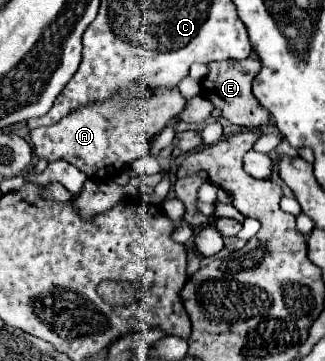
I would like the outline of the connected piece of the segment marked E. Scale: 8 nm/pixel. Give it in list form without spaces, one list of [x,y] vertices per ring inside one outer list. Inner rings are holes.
[[[243,59],[243,61],[219,61],[209,65],[209,75],[201,81],[201,95],[207,97],[219,111],[221,115],[239,127],[263,127],[269,121],[269,113],[261,109],[257,99],[251,93],[251,81],[259,71],[259,61],[257,59]]]

